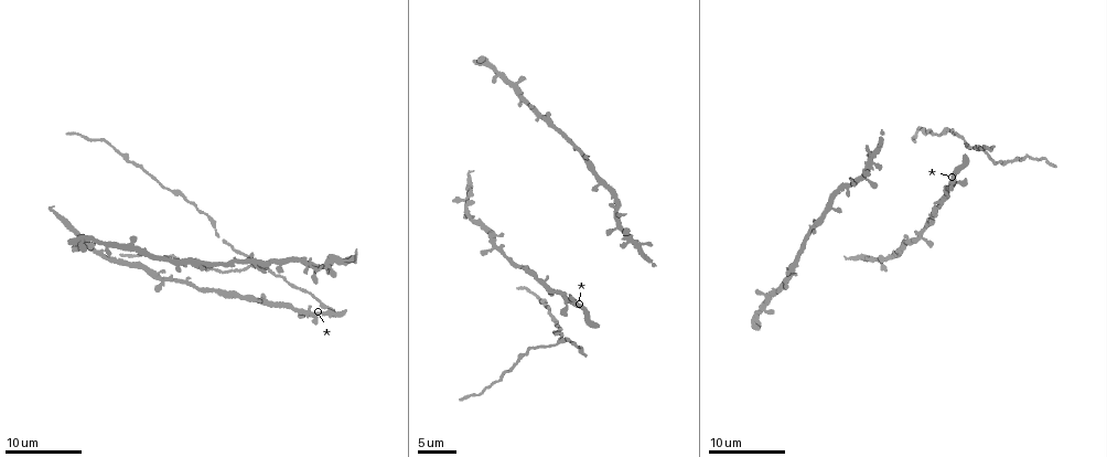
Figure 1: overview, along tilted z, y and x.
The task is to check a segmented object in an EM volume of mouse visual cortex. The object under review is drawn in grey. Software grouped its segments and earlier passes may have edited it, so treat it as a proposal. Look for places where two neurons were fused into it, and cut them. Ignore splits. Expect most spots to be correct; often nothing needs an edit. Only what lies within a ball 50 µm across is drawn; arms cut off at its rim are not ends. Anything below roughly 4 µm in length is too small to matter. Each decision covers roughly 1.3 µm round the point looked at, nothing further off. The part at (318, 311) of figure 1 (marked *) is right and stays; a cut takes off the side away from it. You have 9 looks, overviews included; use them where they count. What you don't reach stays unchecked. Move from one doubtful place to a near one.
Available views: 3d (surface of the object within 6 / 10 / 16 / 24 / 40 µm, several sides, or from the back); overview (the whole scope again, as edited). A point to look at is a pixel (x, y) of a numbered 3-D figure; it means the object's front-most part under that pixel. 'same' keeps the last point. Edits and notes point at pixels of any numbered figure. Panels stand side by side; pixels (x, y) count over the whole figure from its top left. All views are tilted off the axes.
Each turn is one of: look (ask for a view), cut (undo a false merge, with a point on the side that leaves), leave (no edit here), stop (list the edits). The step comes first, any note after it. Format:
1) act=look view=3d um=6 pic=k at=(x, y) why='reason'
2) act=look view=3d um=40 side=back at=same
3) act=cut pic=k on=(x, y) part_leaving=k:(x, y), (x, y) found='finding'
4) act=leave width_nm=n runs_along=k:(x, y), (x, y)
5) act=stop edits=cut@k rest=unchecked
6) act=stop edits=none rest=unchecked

act=look view=3d um=10 pic=1 at=(307, 314)

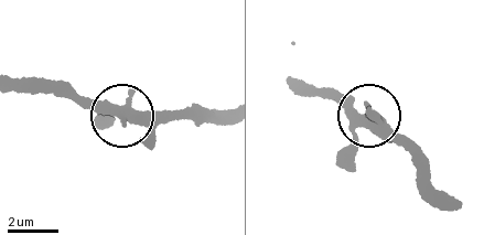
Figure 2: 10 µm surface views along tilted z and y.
act=leave width_nm=370 runs_along=2:(153, 109), (115, 115), (66, 87) found='continuous, no second neuron'

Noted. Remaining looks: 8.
act=look view=3d um=16 pic=1 at=(557, 341) why='three arms meet'

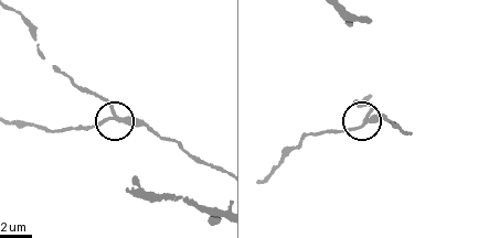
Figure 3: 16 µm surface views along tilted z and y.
act=look view=3d um=16 side=back pic=3 at=(114, 118) why='from behind'

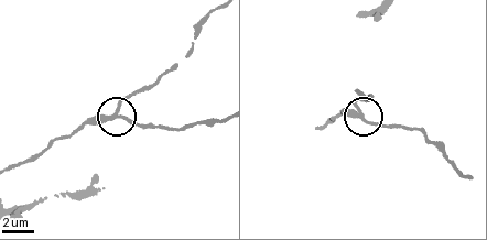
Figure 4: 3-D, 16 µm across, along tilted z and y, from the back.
act=leave arms=3 found='one neuron here'

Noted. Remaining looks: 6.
act=look view=3d um=10 pic=1 at=(122, 155) why='calibre changes'

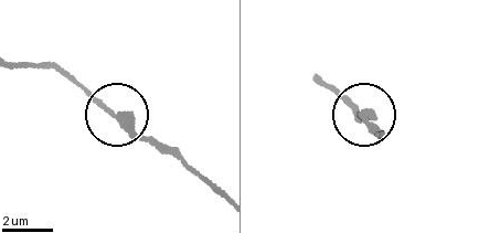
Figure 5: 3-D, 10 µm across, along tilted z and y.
act=leave runs_along=5:(216, 190), (73, 78) found='all the same neuron'

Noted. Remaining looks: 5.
act=look view=3d um=6 pic=1 at=(167, 189)

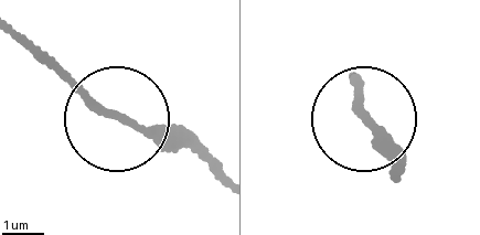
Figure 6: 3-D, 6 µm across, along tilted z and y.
act=look view=3d um=6 side=back pic=6 at=(371, 123) why='other side'

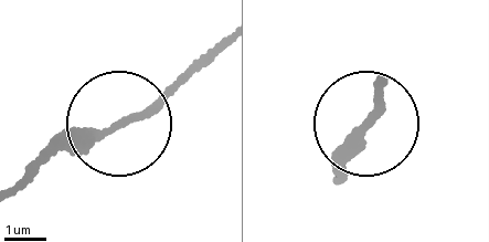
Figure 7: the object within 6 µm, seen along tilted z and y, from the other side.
act=leave found='all the same neuron'

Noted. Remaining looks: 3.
act=stop edits=none rest=unchecked

